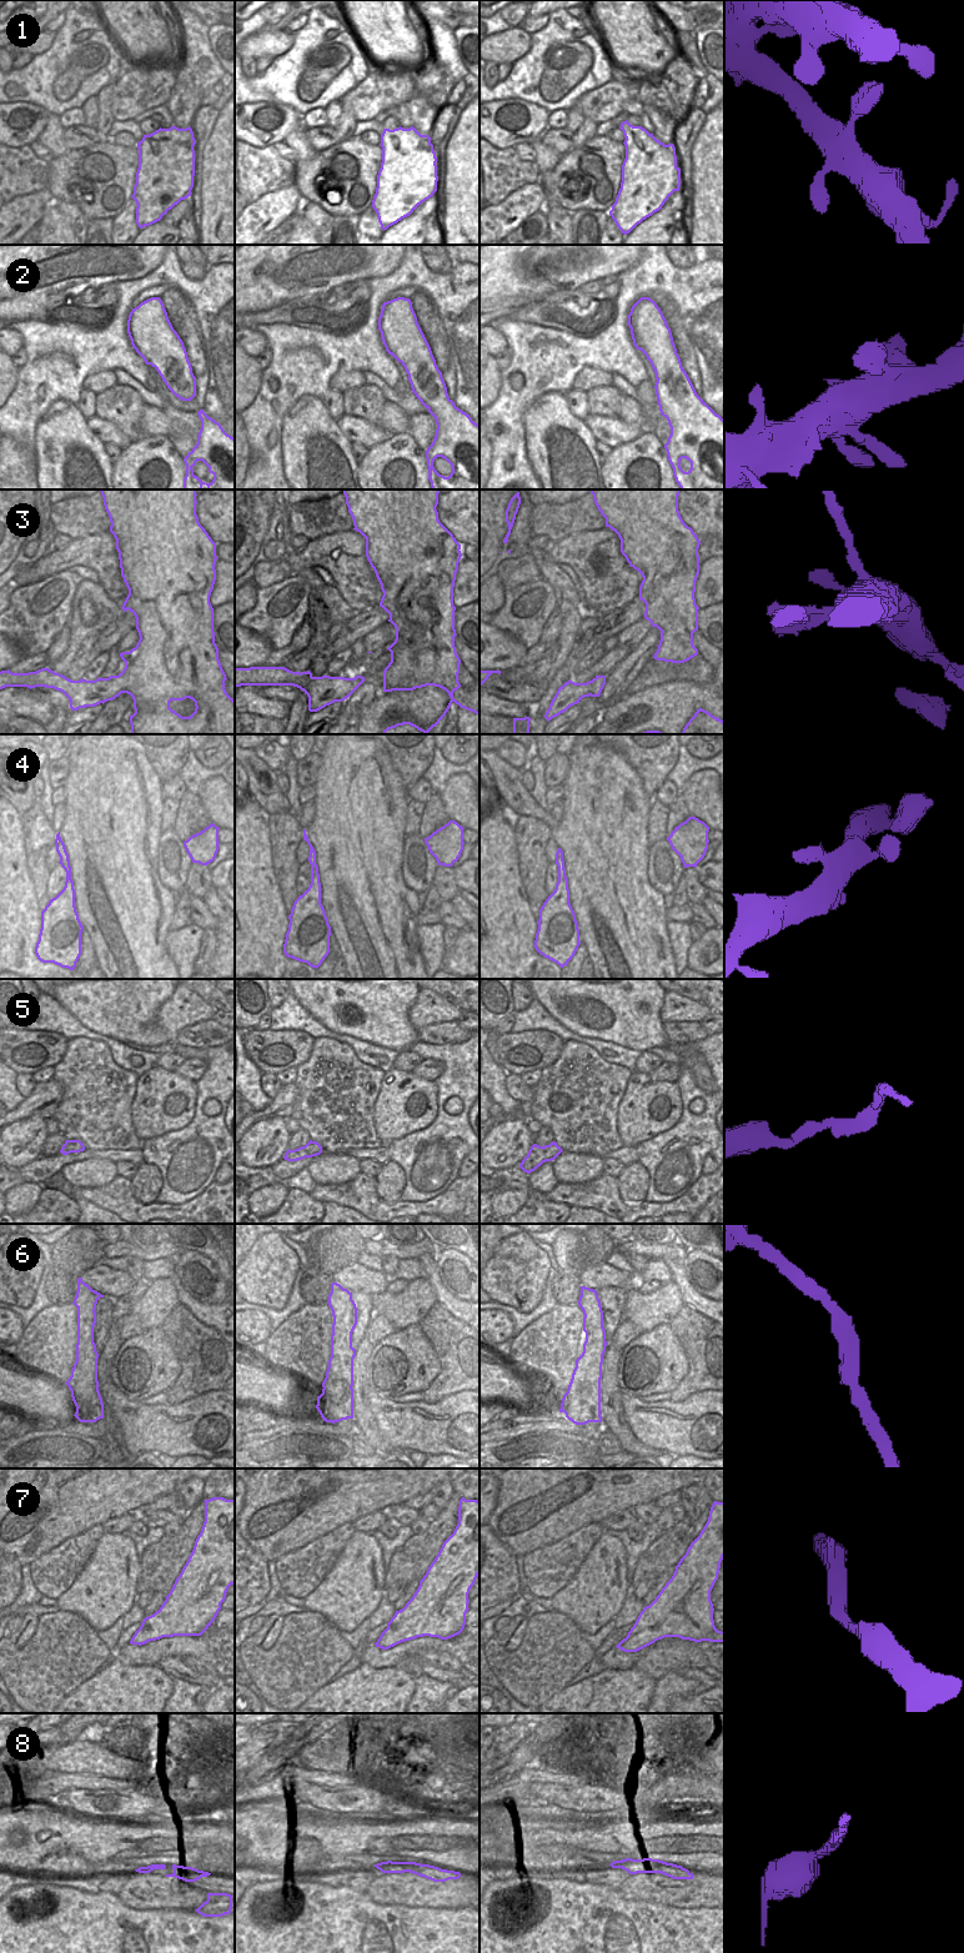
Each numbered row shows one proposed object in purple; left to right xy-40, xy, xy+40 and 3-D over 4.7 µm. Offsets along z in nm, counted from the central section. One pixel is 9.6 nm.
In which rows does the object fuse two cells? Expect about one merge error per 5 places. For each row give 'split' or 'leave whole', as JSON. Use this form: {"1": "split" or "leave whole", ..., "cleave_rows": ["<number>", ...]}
{"1": "leave whole", "2": "leave whole", "3": "leave whole", "4": "leave whole", "5": "leave whole", "6": "leave whole", "7": "leave whole", "8": "split", "cleave_rows": ["8"]}

